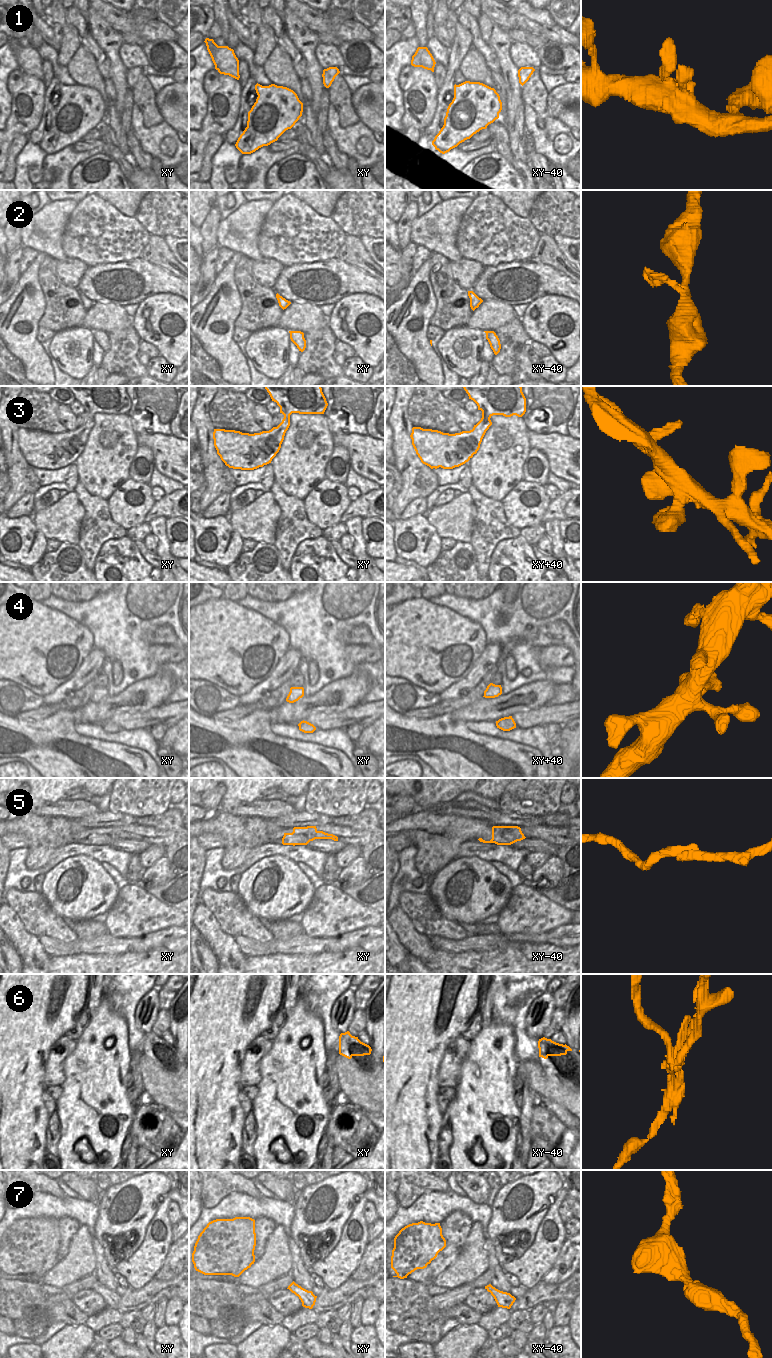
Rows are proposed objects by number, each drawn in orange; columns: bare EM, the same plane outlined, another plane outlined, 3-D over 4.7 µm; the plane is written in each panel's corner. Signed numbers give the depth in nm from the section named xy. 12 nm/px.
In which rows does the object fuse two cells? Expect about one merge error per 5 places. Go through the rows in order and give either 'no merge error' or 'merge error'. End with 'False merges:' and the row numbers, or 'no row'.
1: no merge error
2: no merge error
3: no merge error
4: no merge error
5: no merge error
6: merge error
7: no merge error
False merges: 6

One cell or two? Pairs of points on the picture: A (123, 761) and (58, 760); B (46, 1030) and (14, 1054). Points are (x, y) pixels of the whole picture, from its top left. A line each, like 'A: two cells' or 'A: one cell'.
A: one cell
B: one cell

